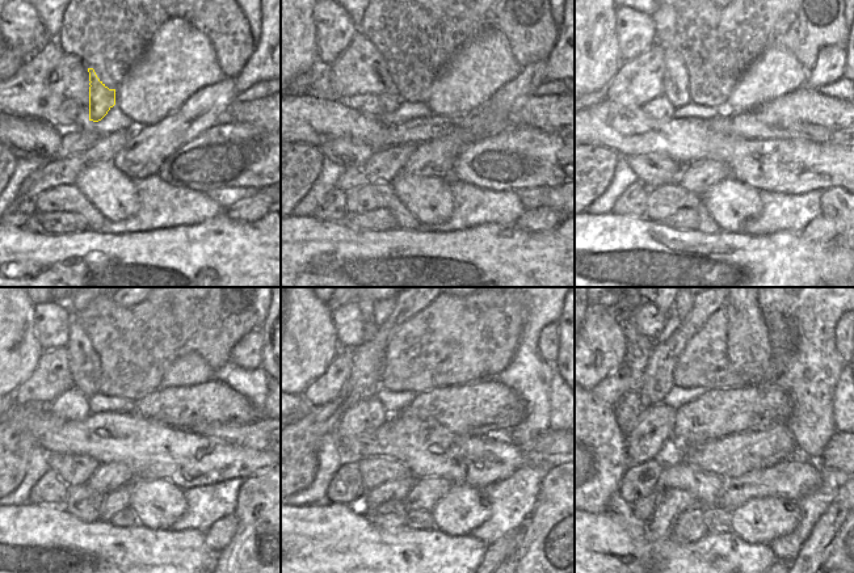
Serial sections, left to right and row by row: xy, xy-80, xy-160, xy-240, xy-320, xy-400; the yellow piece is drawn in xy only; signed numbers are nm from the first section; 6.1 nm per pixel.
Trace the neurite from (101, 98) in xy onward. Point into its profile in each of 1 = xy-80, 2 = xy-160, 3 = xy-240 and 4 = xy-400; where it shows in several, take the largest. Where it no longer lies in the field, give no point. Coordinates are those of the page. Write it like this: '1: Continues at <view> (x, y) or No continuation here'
1: Continues at xy-80 (360, 70)
2: Continues at xy-160 (639, 80)
3: Continues at xy-240 (51, 376)
4: Continues at xy-400 (610, 390)

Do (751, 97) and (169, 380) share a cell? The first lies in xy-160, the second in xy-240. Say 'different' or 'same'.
same

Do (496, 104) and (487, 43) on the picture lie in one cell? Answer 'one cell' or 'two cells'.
two cells

